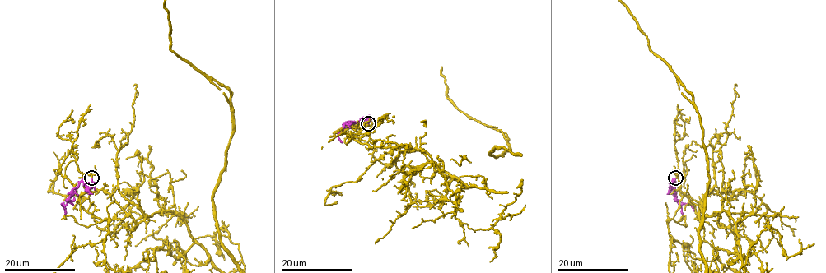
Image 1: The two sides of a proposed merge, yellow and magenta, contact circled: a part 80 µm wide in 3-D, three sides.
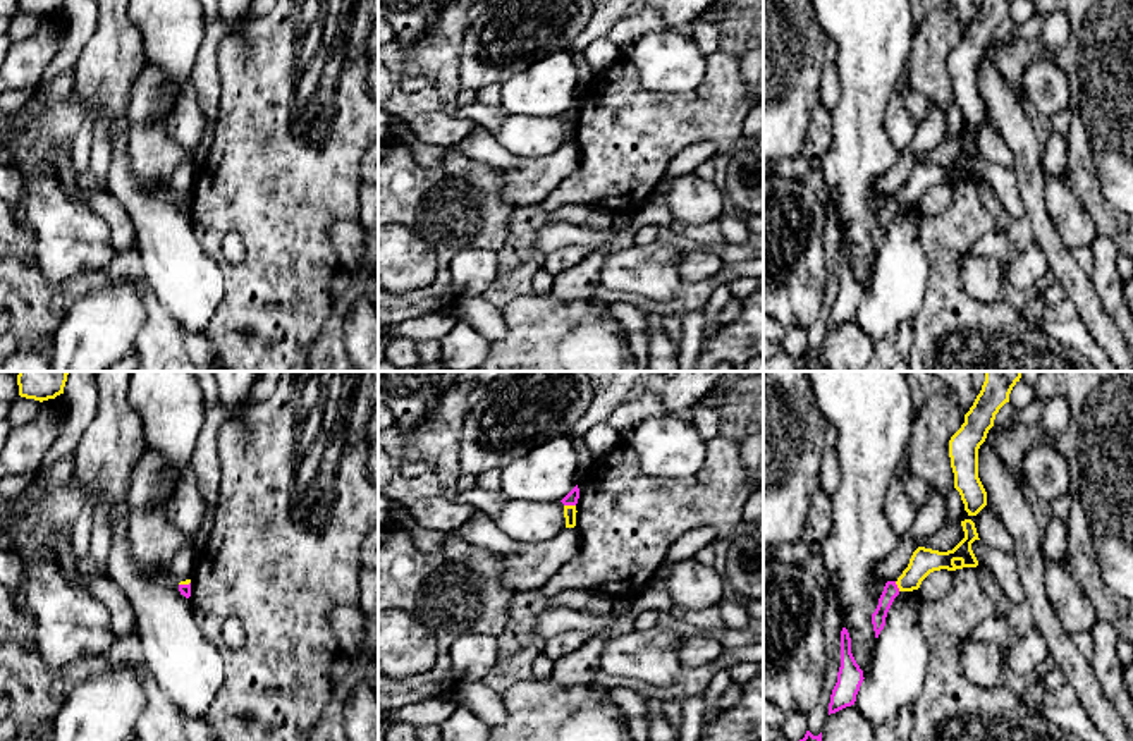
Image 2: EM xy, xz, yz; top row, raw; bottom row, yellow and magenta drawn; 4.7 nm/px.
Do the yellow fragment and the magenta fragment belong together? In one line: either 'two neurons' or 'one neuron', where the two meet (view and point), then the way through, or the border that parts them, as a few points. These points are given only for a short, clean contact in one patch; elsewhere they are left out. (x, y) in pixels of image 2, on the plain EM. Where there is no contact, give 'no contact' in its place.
two neurons | xz (569, 121) | along xz (564, 119), (575, 121)

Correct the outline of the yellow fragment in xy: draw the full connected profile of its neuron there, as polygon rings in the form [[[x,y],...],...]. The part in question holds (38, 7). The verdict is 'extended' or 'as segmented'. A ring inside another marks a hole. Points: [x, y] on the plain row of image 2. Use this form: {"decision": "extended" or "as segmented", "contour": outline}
{"decision": "as segmented", "contour": [[[19,0],[19,10],[34,15],[48,15],[64,9],[65,0]]]}

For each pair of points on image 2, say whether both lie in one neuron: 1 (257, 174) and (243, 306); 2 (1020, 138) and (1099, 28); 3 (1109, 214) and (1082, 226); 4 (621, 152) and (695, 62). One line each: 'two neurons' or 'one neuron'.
1: one neuron
2: two neurons
3: two neurons
4: two neurons

